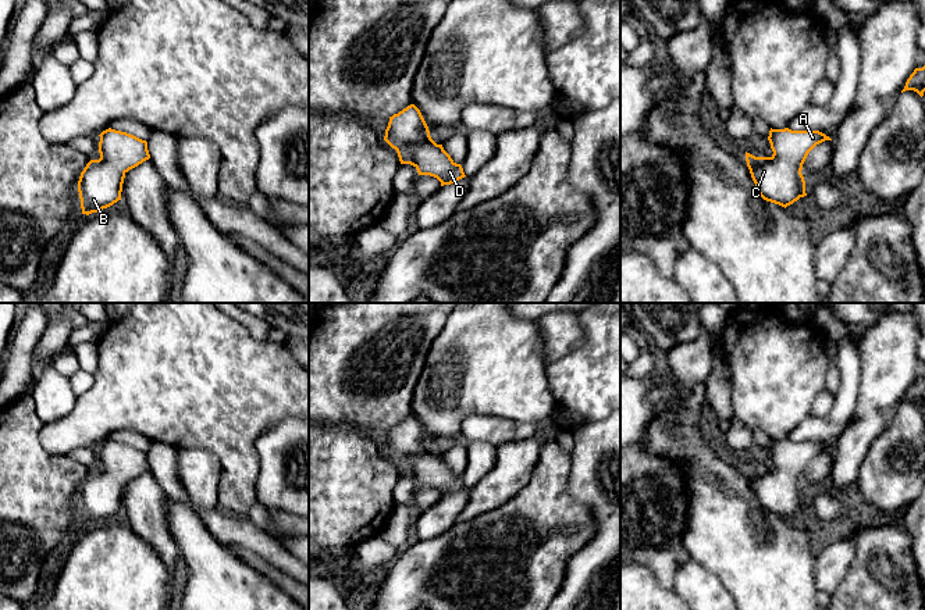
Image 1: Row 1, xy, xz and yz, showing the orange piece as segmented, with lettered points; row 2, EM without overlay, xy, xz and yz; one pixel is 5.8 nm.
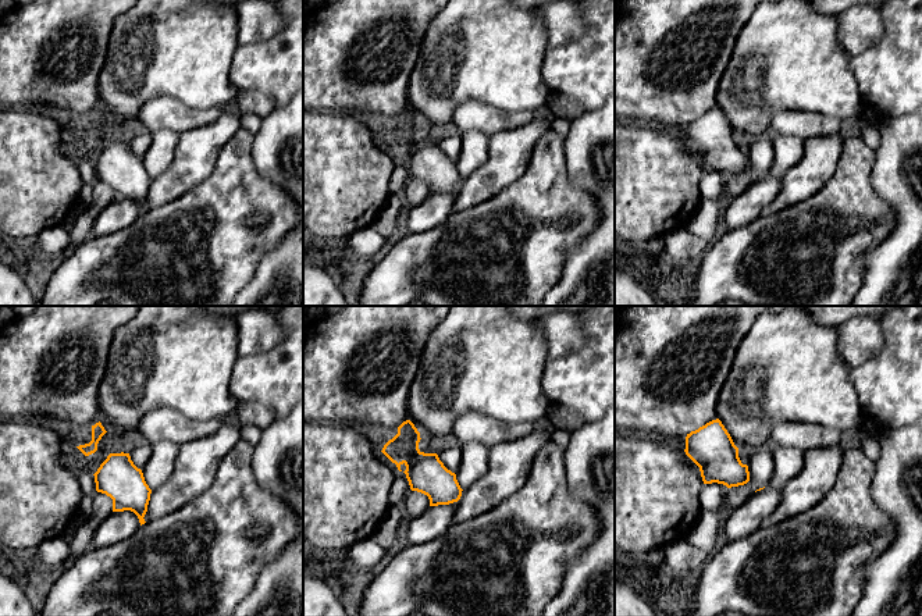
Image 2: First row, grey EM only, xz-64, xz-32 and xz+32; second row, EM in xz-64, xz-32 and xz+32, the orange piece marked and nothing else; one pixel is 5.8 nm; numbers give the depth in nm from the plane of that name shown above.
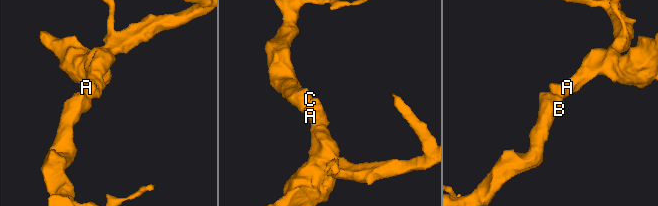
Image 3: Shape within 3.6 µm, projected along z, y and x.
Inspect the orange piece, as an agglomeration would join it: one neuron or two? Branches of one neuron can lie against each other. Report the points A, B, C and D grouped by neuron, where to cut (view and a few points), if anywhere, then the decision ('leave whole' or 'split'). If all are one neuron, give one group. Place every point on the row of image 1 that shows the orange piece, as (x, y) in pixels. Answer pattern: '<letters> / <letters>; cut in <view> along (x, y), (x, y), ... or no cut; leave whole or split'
A B C D; no cut; leave whole

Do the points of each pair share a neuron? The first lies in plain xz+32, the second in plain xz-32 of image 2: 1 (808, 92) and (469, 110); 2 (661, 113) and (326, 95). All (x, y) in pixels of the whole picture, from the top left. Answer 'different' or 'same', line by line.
1: different
2: same

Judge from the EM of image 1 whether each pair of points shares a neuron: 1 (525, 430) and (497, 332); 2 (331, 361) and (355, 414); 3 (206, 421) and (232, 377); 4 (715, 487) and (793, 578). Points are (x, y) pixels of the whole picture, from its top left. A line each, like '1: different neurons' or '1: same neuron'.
1: different neurons
2: same neuron
3: same neuron
4: same neuron

